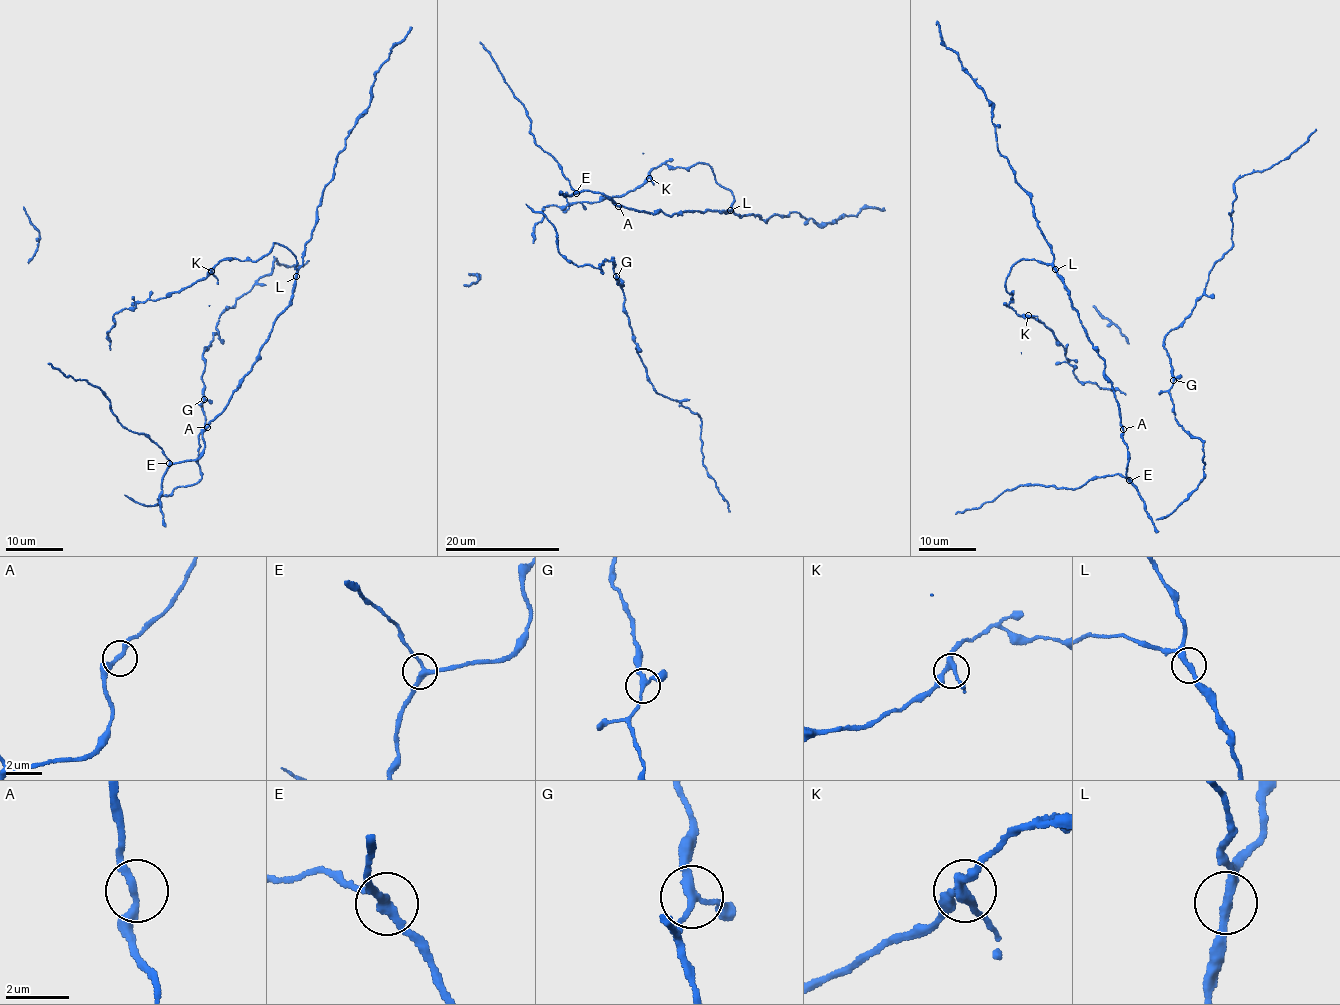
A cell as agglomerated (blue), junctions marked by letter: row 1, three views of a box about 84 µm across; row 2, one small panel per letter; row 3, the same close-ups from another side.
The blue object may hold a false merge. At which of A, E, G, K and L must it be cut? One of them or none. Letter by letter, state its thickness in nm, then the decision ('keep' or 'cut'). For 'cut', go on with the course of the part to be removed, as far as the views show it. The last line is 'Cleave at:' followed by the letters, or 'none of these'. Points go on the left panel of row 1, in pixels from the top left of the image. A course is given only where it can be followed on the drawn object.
A: 280 nm | keep
E: 240 nm | keep
G: 200 nm | keep
K: 320 nm | keep
L: 240 nm | keep
Cleave at: none of these

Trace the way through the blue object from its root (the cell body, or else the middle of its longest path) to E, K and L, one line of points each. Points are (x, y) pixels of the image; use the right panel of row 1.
E: (1122, 428), (1129, 480)
K: (1122, 428), (1104, 361), (1063, 278), (1050, 265), (1023, 259), (1005, 282), (1013, 298), (1009, 307), (1028, 315)
L: (1122, 428), (1118, 402), (1105, 374), (1104, 361), (1096, 352), (1073, 307), (1063, 278), (1055, 269)

